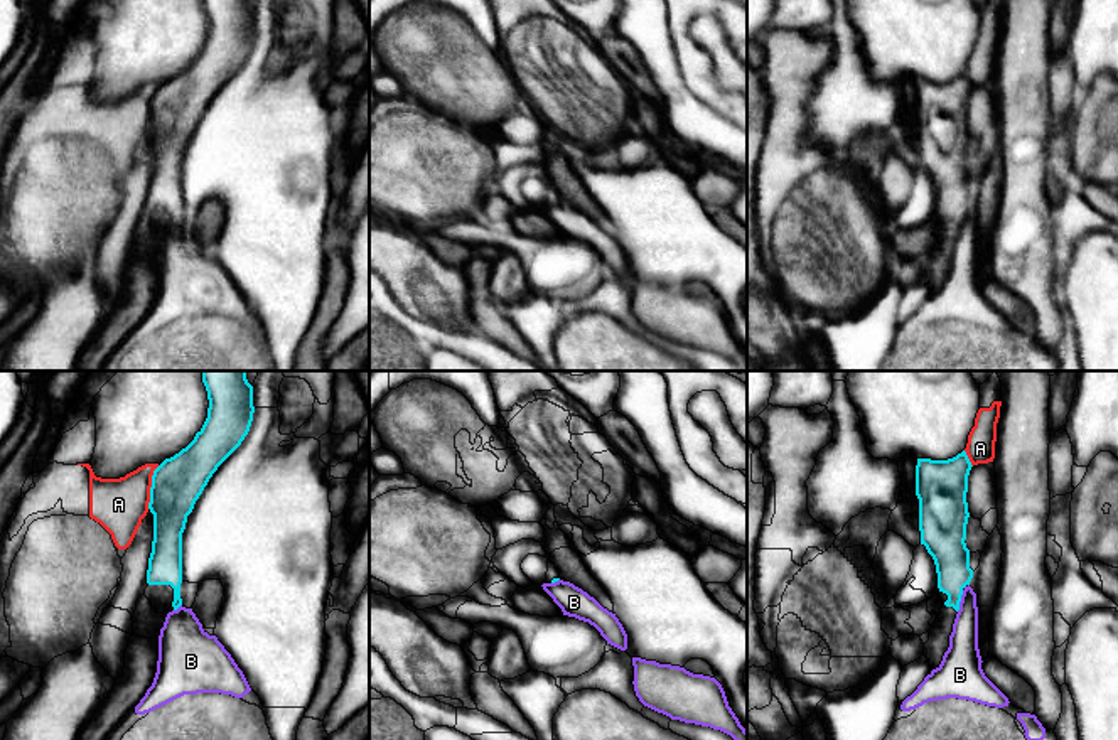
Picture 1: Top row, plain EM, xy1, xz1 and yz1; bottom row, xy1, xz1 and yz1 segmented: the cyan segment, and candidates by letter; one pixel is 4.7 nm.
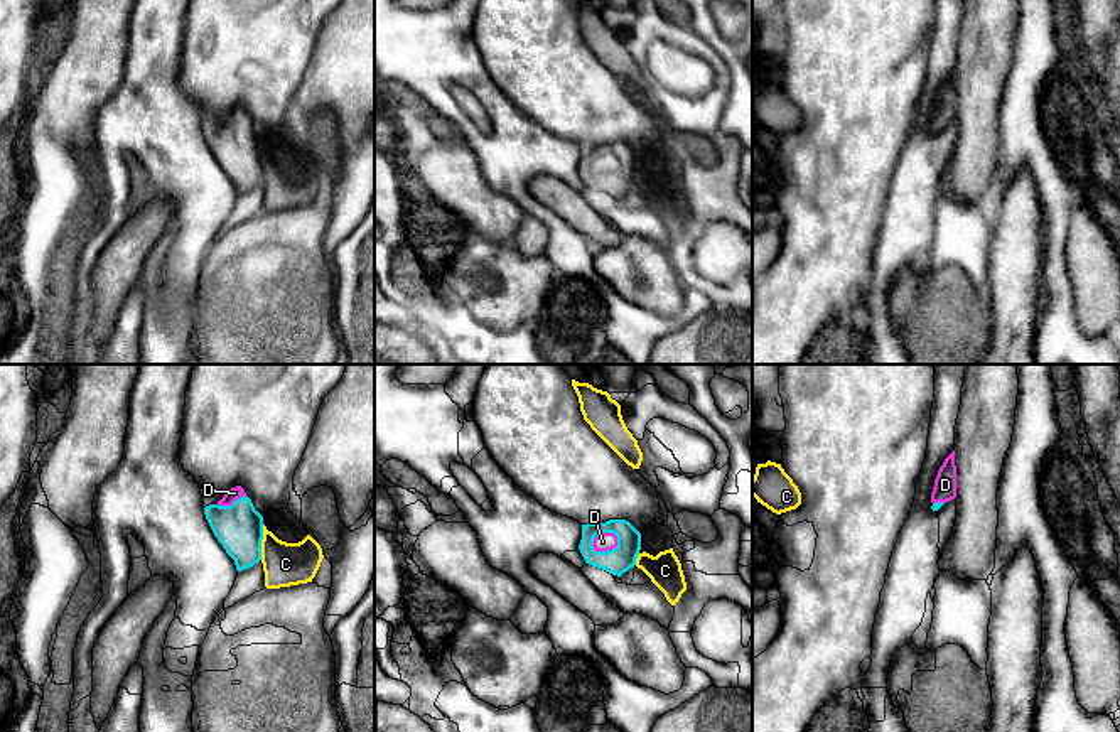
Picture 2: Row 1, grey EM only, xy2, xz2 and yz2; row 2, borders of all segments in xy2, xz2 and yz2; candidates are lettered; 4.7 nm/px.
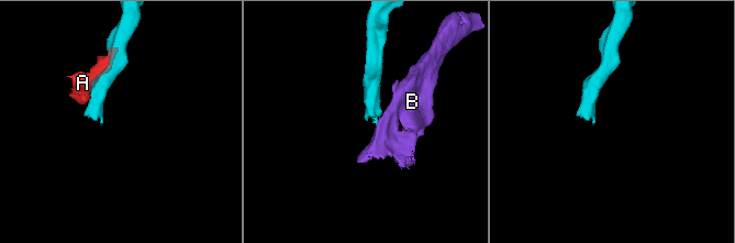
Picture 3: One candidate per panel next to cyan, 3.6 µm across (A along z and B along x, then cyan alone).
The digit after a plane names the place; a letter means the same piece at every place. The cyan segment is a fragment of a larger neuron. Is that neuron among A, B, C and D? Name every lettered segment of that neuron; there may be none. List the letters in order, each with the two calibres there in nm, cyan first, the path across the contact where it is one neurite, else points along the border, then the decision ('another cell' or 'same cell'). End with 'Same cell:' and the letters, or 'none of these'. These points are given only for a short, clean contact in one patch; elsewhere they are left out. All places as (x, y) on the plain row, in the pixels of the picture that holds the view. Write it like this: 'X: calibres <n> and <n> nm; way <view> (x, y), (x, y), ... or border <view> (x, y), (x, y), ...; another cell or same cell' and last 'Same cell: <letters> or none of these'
A: calibres 240 and 260 nm; another cell
B: calibres 170 and 150 nm; border yz1 (963, 213), (956, 233); another cell
C: calibres 220 and 200 nm; another cell
D: calibres 130 and 90 nm; way xz2 (618, 182), (616, 159), (603, 154), (603, 164); same cell
Same cell: D

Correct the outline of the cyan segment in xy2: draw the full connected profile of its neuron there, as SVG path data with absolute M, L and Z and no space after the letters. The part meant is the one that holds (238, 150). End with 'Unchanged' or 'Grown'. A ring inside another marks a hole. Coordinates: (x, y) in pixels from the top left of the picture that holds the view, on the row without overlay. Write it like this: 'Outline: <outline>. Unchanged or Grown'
Outline: M241 108L231 110L216 126L206 128L204 137L238 194L261 182L263 138Z. Grown

